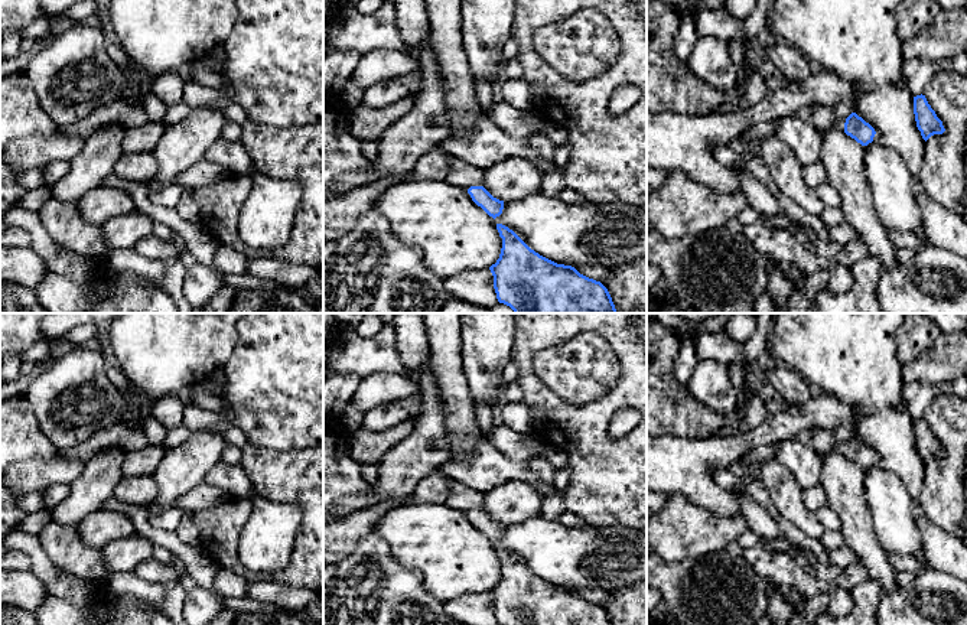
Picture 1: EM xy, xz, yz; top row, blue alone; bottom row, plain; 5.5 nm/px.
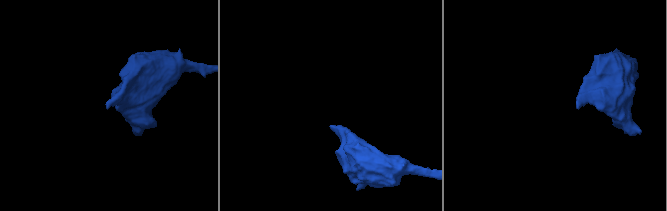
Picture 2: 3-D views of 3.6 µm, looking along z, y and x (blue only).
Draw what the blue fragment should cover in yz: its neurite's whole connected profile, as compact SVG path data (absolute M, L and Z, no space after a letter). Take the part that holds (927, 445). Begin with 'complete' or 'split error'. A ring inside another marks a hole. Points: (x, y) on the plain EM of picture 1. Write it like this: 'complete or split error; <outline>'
complete; M921 417L914 420L914 437L916 450L925 465L931 459L942 458L945 455L942 445L937 440L935 434L928 427L925 419Z

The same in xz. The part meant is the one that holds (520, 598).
complete; M508 550L496 553L502 572L489 593L498 625L612 625L600 605L540 579Z

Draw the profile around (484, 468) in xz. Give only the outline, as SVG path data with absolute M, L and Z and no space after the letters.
M485 436L476 439L469 455L460 459L449 459L439 471L484 494L508 481L522 481L543 498L557 491L551 484L538 479L525 460L508 459Z

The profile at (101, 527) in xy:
M100 508L78 525L78 534L87 546L102 550L108 543L134 534L131 518L118 511Z

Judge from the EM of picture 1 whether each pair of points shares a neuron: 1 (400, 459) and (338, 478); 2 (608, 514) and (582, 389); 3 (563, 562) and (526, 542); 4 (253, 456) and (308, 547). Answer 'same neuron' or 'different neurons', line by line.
1: different neurons
2: different neurons
3: same neuron
4: same neuron

